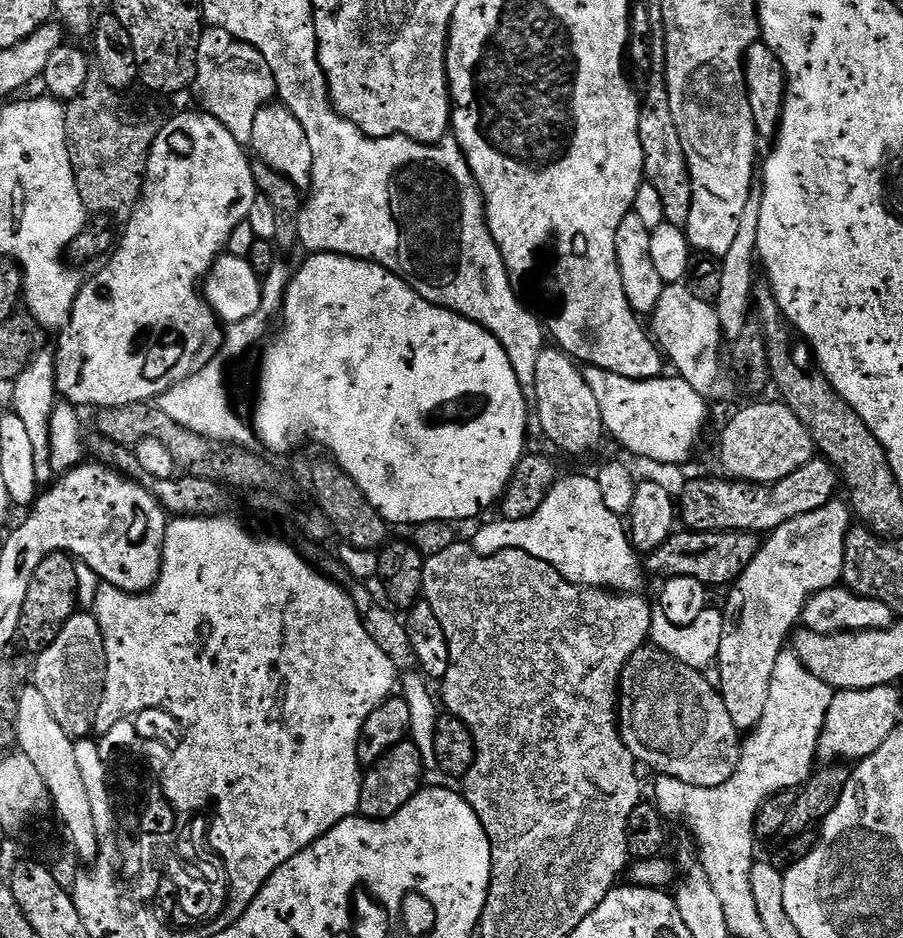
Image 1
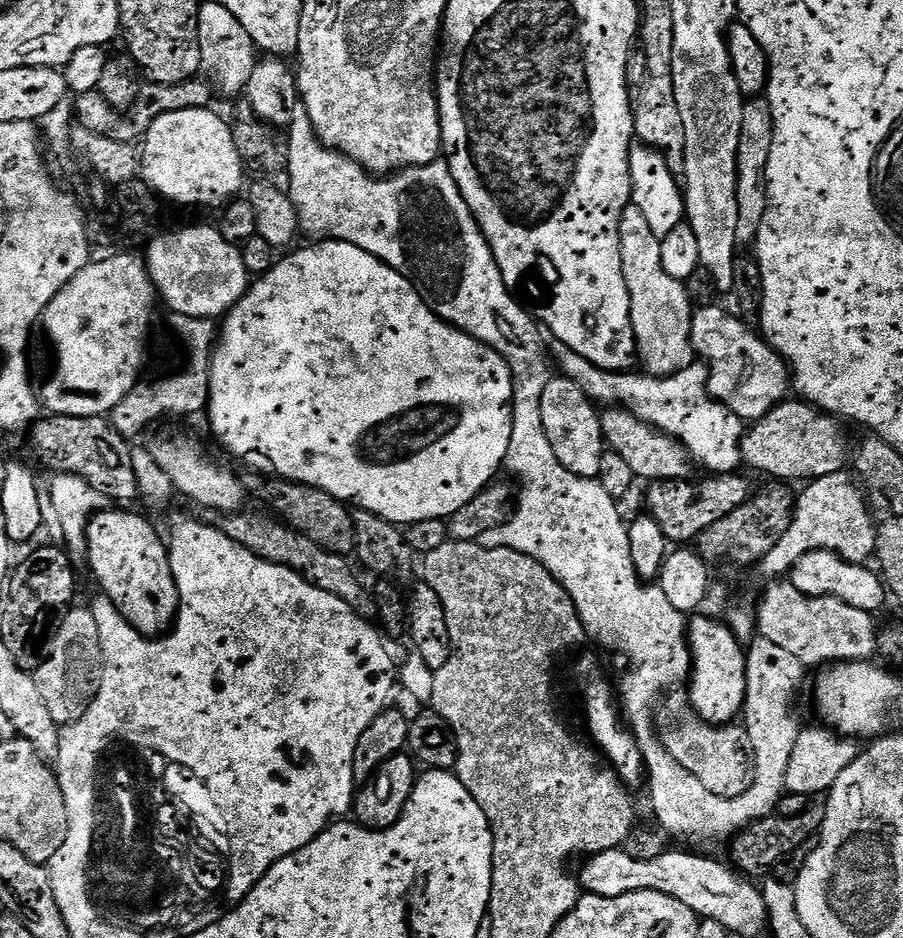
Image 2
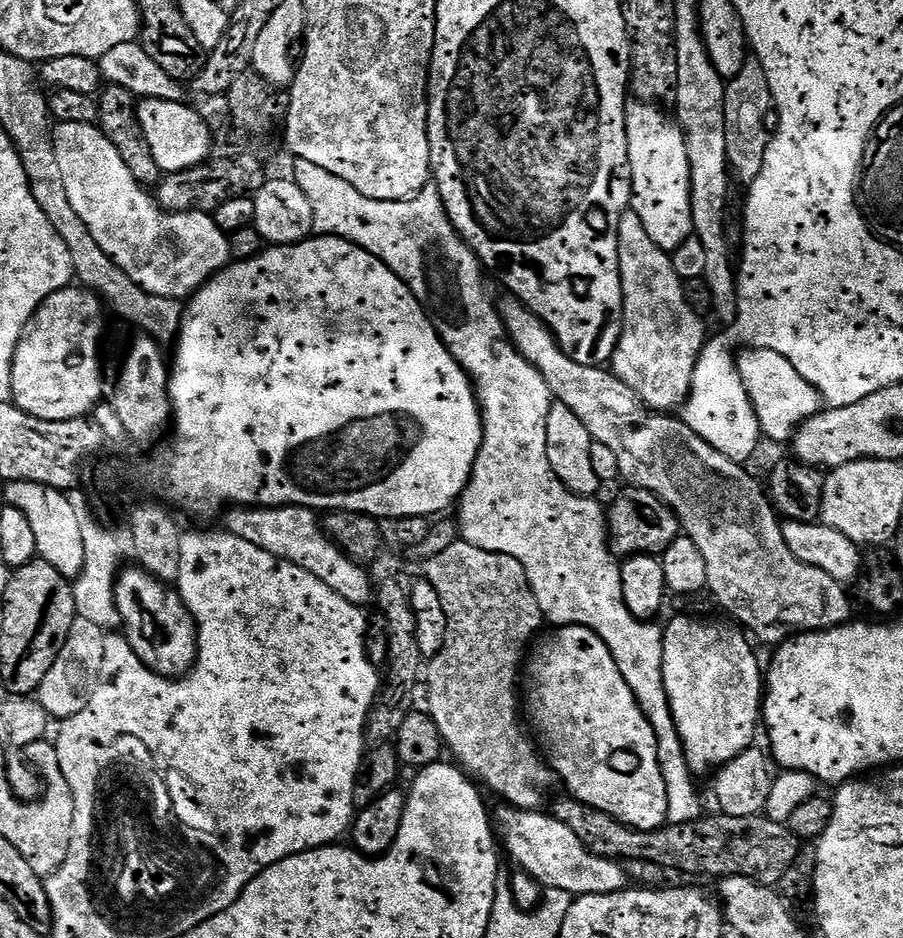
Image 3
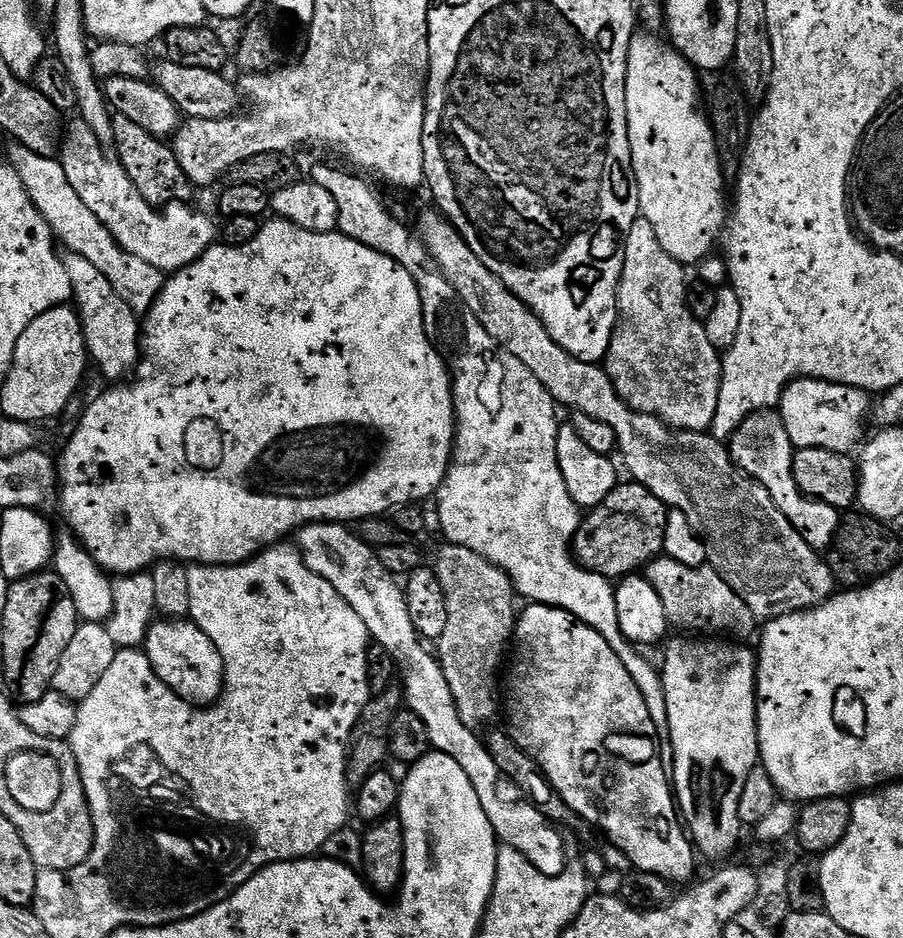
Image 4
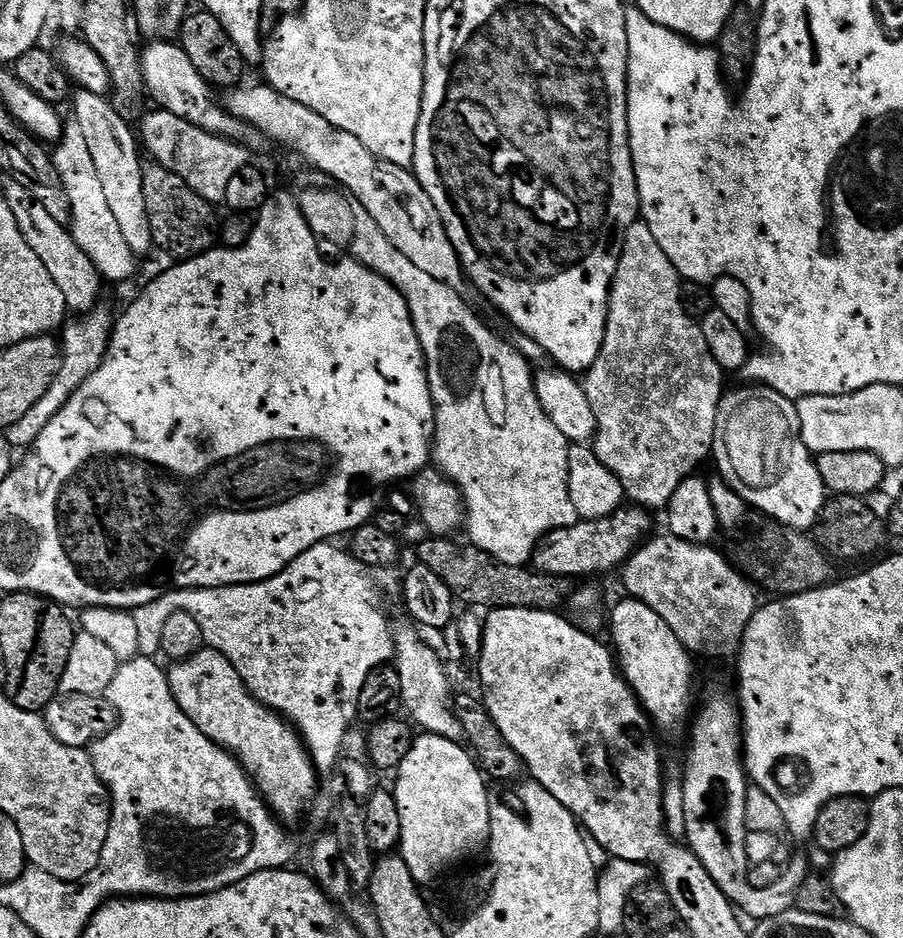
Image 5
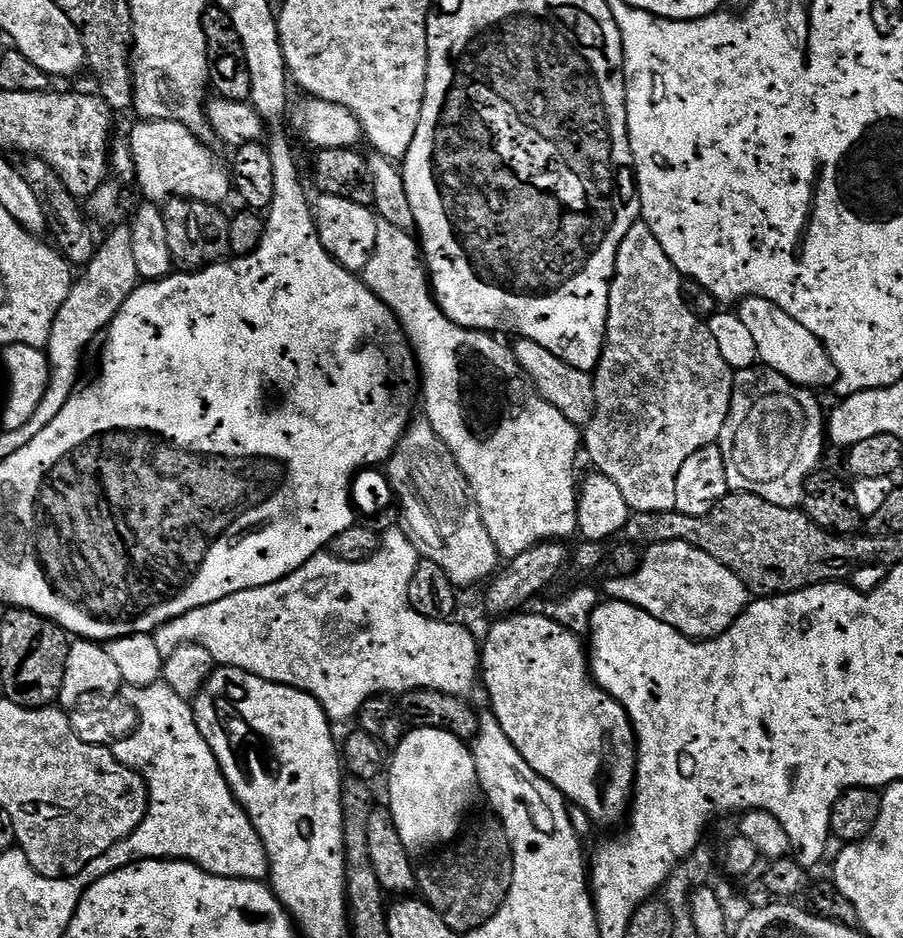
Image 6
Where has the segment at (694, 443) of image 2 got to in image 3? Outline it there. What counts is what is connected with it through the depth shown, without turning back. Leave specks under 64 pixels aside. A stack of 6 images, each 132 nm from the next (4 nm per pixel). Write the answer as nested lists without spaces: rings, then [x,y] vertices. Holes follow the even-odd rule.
[[[716,336],[713,340],[711,337],[705,343],[696,359],[688,399],[682,405],[682,419],[698,438],[710,442],[718,454],[726,454],[726,458],[735,464],[747,465],[756,447],[762,444],[762,433],[758,414],[754,414],[754,406],[736,369],[736,357],[737,353],[728,349],[728,340],[724,336]]]

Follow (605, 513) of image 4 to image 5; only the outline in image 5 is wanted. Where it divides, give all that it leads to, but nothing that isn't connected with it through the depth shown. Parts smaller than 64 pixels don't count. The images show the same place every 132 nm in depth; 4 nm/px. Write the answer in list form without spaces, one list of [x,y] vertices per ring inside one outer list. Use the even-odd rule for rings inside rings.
[[[621,506],[617,512],[597,520],[577,519],[574,526],[556,528],[541,536],[530,564],[546,575],[596,576],[599,572],[612,572],[628,563],[629,556],[649,539],[652,528],[649,509],[639,506]]]

